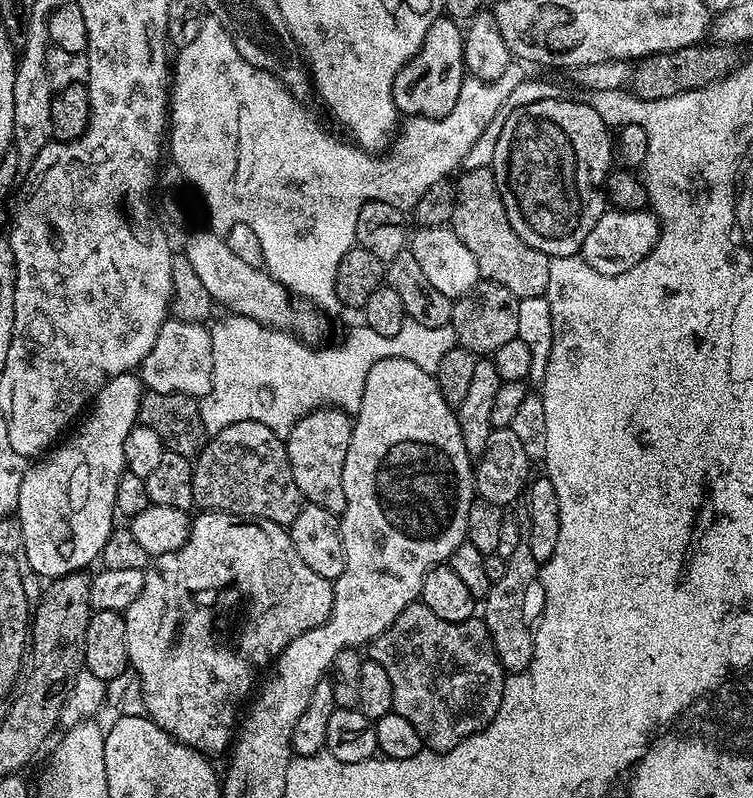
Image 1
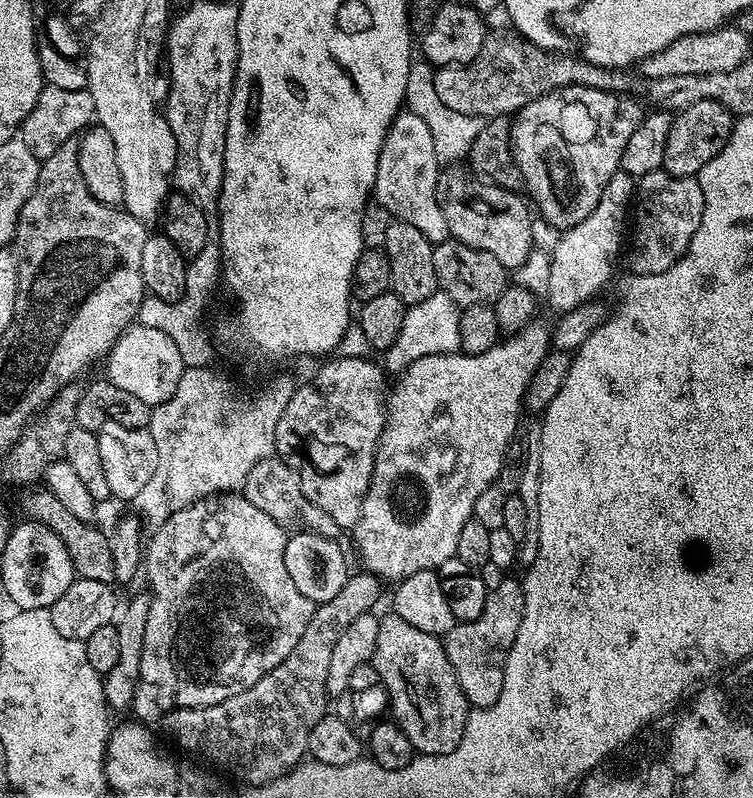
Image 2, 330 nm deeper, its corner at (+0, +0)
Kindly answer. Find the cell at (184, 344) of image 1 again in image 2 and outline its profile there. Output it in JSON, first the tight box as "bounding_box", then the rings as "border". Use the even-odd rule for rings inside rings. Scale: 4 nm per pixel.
{"bounding_box":[106,322,185,406],"border":[[[139,322],[124,329],[124,333],[108,352],[106,362],[108,362],[106,378],[110,383],[142,398],[142,402],[146,402],[149,406],[160,404],[174,394],[178,380],[185,369],[184,356],[178,354],[174,338],[170,338],[160,328]]]}

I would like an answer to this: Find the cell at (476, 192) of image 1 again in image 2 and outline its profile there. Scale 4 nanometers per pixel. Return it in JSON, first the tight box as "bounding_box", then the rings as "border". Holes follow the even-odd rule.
{"bounding_box":[436,166,534,270],"border":[[[462,166],[445,167],[441,171],[436,187],[436,192],[440,196],[440,205],[446,214],[451,239],[462,242],[466,246],[474,246],[478,250],[486,250],[486,254],[494,254],[494,258],[498,258],[498,262],[502,262],[502,266],[506,269],[511,270],[522,266],[522,262],[526,262],[526,258],[530,258],[530,254],[534,251],[534,244],[532,244],[533,213],[525,197],[523,195],[520,197],[519,191],[490,184],[483,178],[474,178],[473,173],[467,167],[464,167],[465,169],[460,167]]]}

